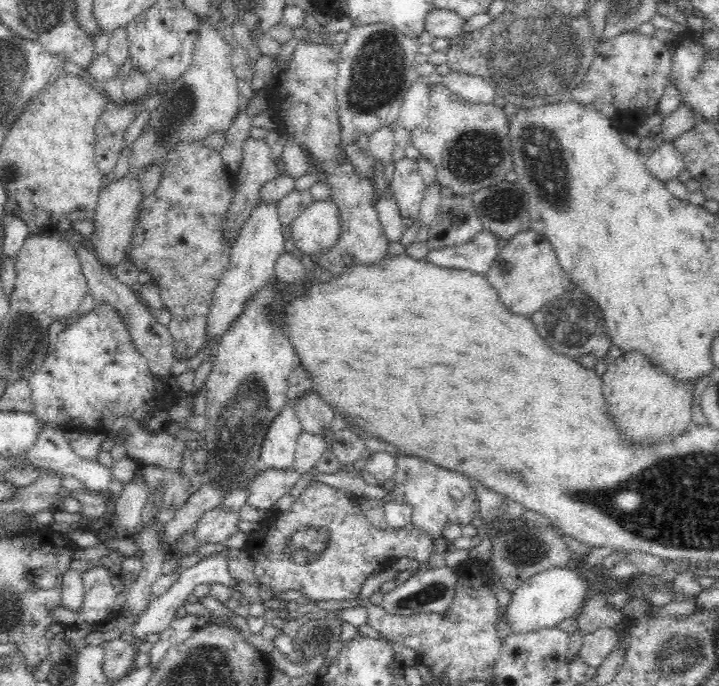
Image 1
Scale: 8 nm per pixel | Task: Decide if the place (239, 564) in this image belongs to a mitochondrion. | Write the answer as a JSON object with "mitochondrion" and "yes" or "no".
{"mitochondrion":"no"}

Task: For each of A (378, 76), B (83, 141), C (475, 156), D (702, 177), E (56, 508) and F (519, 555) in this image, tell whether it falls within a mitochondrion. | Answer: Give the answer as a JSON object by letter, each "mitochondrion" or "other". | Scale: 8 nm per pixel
{"A":"mitochondrion","B":"other","C":"mitochondrion","D":"other","E":"other","F":"mitochondrion"}

